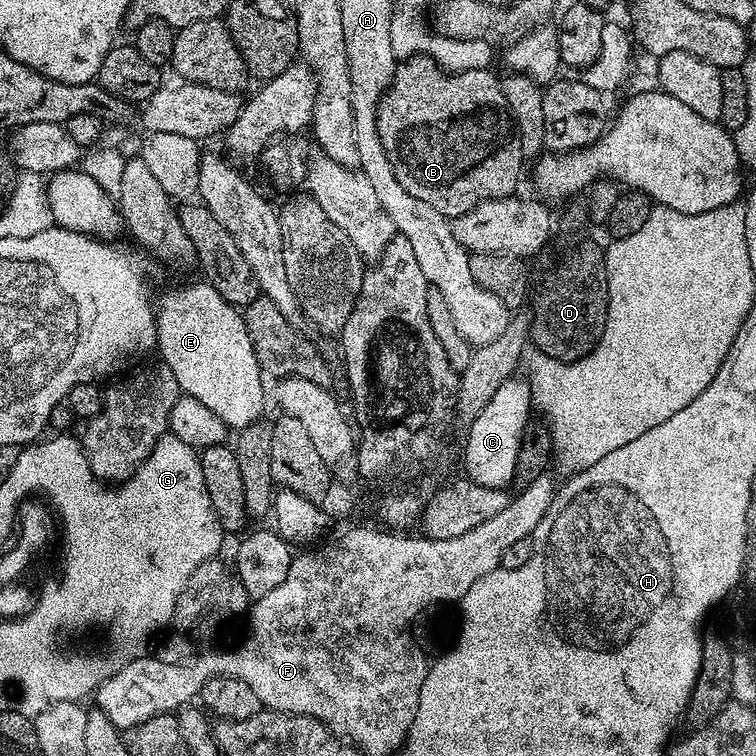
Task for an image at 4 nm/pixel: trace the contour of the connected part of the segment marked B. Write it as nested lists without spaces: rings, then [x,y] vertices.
[[[409,56],[401,59],[396,66],[396,76],[392,80],[380,102],[380,109],[376,115],[378,118],[379,137],[382,138],[382,146],[386,150],[386,158],[390,158],[390,166],[394,166],[394,178],[406,186],[414,198],[422,198],[426,206],[434,206],[442,215],[449,218],[455,218],[466,214],[483,202],[483,200],[497,200],[503,196],[511,196],[517,191],[520,184],[520,171],[524,168],[526,157],[524,151],[520,149],[520,136],[516,133],[516,124],[512,121],[512,111],[508,109],[508,103],[504,97],[504,92],[500,88],[498,76],[492,73],[488,68],[479,68],[478,70],[462,70],[461,72],[446,72],[436,61],[429,56]]]

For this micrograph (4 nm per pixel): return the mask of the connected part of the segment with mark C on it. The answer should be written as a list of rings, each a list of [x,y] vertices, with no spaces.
[[[513,378],[494,390],[494,398],[490,398],[490,402],[486,402],[486,406],[482,406],[480,413],[467,425],[463,472],[467,479],[478,482],[478,486],[502,489],[507,489],[515,481],[518,446],[522,442],[524,428],[530,422],[528,411],[531,413],[533,408],[532,390],[527,379]]]

